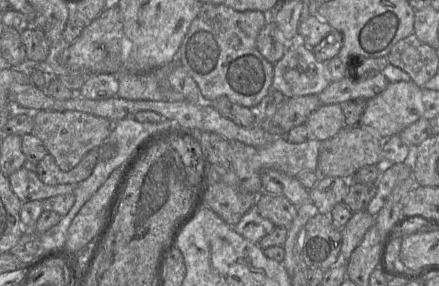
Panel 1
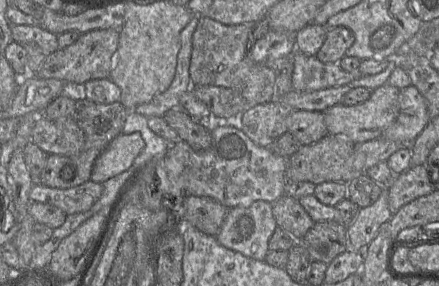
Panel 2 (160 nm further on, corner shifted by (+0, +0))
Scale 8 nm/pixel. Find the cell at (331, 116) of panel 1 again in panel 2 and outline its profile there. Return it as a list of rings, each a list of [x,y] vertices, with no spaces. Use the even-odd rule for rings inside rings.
[[[294,110],[287,119],[287,127],[302,145],[316,143],[329,134],[320,111]]]

